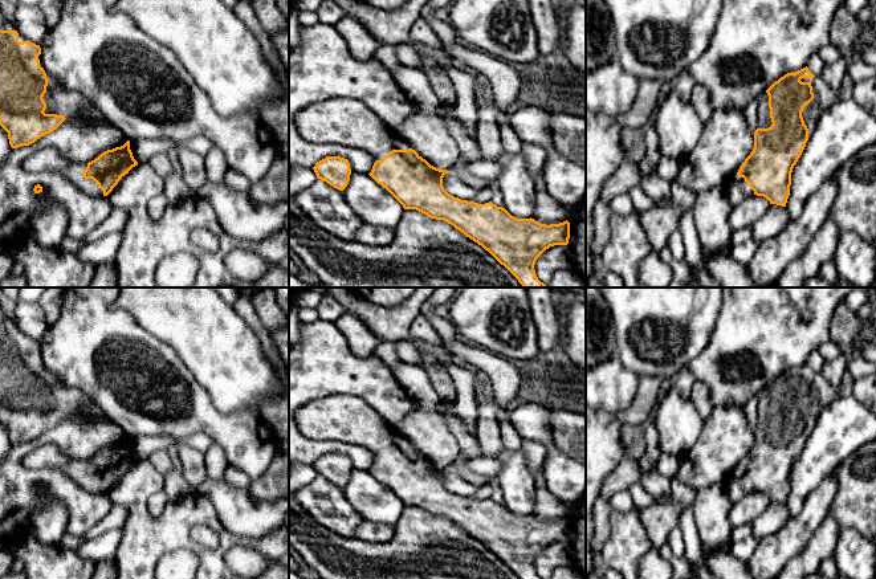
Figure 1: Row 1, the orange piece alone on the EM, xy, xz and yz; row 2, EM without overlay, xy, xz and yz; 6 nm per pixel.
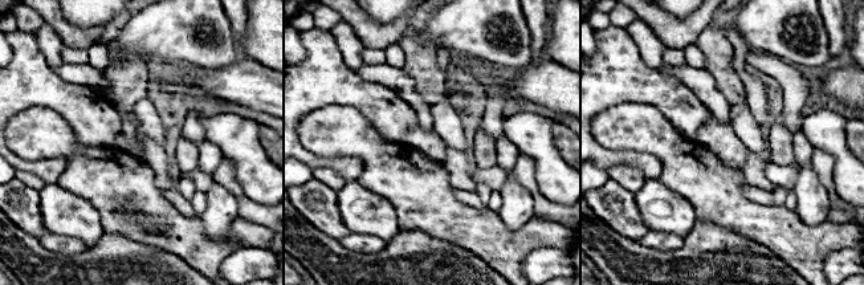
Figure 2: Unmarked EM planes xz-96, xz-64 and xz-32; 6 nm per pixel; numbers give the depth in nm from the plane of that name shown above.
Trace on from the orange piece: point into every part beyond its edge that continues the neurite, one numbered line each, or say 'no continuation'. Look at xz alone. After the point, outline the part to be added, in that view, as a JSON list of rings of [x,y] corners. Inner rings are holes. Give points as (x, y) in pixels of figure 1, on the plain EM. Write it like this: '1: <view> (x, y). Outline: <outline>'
1: xz (347, 419). Outline: [[[326,395],[296,412],[298,429],[310,440],[345,443],[368,449],[382,457],[392,447],[410,441],[360,397]]]

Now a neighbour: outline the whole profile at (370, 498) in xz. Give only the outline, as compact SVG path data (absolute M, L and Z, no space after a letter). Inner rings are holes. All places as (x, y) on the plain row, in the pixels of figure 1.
M351 468L343 494L362 521L395 527L399 523L403 502L368 470Z

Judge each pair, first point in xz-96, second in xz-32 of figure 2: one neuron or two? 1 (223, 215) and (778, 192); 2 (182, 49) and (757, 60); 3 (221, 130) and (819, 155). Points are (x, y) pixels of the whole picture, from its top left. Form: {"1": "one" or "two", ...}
{"1": "two", "2": "two", "3": "two"}

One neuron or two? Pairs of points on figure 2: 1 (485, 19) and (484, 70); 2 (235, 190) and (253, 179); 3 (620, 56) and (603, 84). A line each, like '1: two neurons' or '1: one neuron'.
1: two neurons
2: two neurons
3: one neuron

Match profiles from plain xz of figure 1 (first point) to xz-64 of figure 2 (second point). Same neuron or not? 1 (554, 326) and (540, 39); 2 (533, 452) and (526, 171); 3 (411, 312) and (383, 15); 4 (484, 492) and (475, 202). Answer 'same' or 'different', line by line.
1: same
2: same
3: different
4: different

